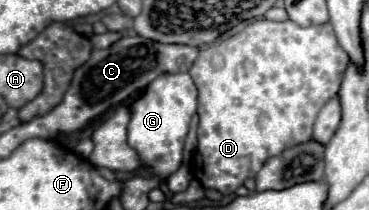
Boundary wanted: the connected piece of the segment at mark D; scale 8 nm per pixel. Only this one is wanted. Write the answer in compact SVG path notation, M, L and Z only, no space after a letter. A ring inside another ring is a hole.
M256 20L252 24L248 24L242 32L238 32L236 36L230 36L218 44L212 44L212 46L206 46L206 48L200 48L200 54L196 58L196 62L192 64L192 68L174 68L178 72L166 73L166 74L190 74L196 88L198 88L198 116L200 116L200 124L198 124L198 152L196 152L196 162L194 162L194 176L202 182L204 188L214 188L222 194L234 194L238 186L244 184L246 178L254 178L258 174L258 170L262 168L262 164L272 158L272 156L278 156L280 152L288 150L288 148L294 148L296 144L302 144L302 142L308 142L312 138L312 126L314 126L314 120L320 112L320 108L340 90L340 82L342 82L342 74L344 70L348 68L350 64L350 58L348 54L340 48L338 40L336 40L336 34L334 34L334 28L332 24L322 24L322 26L308 26L308 28L302 28L298 26L296 22L292 20L284 20L284 22L272 22L272 20Z

